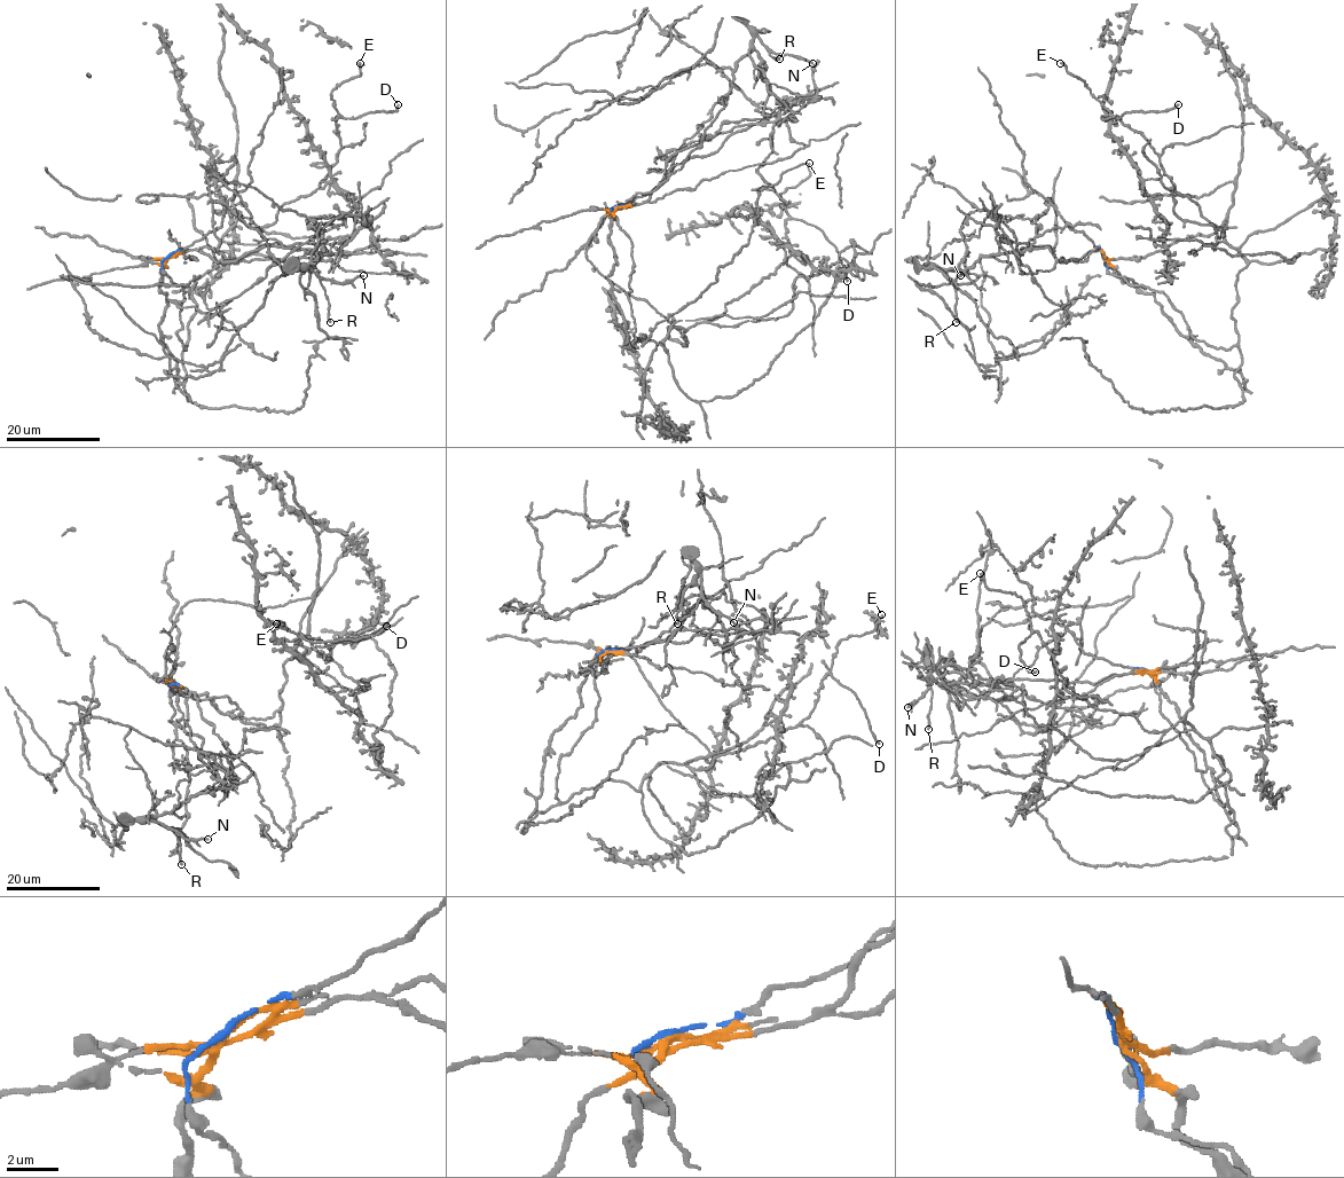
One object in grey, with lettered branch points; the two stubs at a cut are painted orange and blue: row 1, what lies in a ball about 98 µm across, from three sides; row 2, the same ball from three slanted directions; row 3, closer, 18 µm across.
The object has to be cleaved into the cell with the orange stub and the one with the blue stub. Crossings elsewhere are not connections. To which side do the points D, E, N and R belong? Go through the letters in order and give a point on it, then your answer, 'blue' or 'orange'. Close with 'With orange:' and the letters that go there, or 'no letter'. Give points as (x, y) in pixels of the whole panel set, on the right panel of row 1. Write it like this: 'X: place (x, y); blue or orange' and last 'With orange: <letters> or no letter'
D: place (1178, 104); blue
E: place (1060, 63); blue
N: place (960, 275); orange
R: place (956, 322); orange
With orange: N, R

